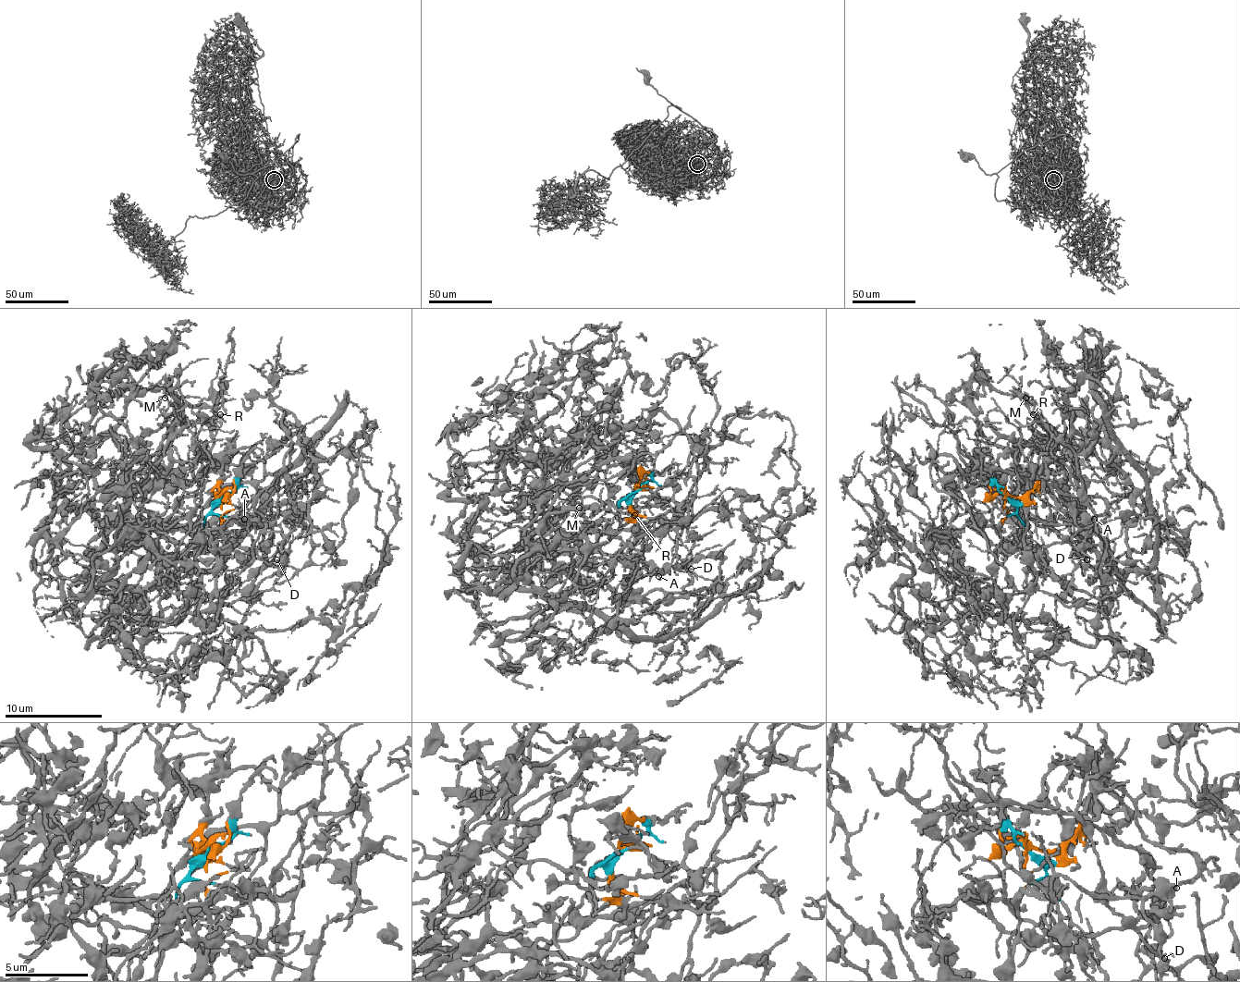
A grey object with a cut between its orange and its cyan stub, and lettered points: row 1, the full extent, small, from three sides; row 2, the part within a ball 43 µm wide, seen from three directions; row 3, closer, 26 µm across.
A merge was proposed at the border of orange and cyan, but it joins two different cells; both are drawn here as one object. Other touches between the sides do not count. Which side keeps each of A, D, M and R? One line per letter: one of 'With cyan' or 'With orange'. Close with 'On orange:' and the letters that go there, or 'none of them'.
A: With cyan
D: With cyan
M: With orange
R: With orange
On orange: M, R

